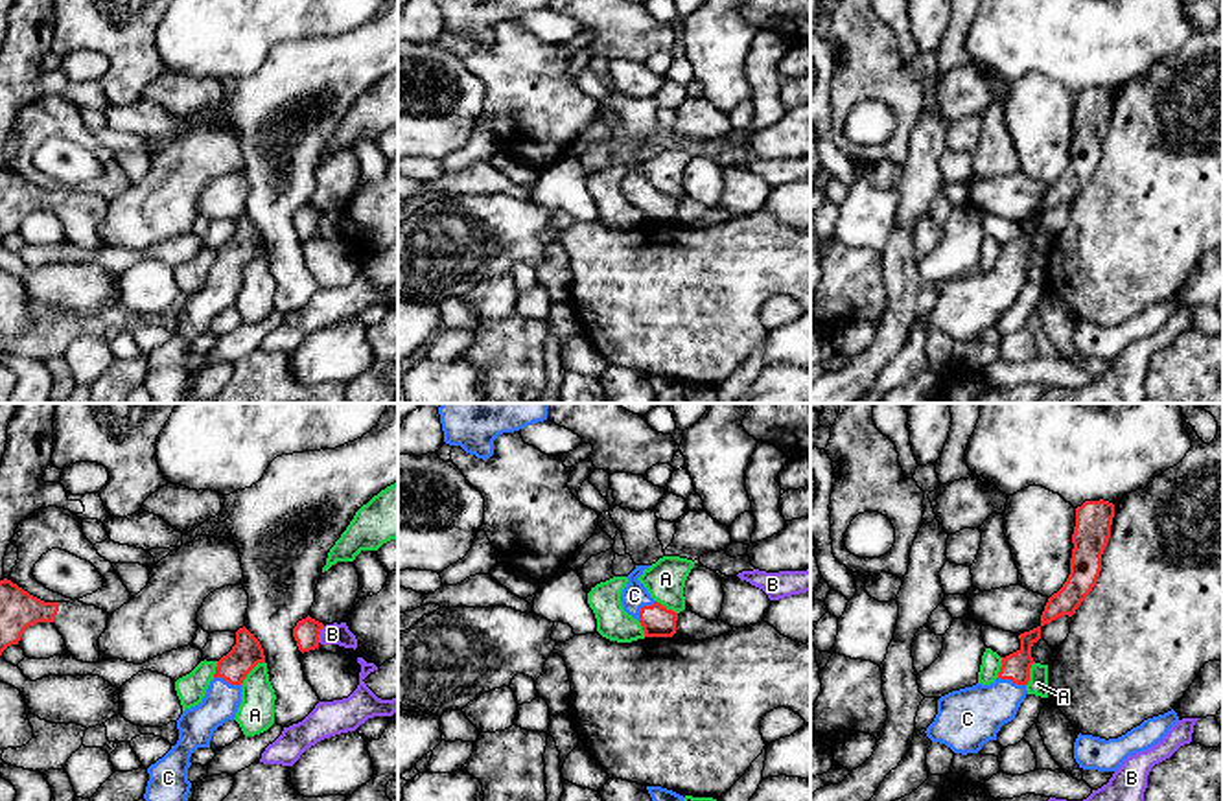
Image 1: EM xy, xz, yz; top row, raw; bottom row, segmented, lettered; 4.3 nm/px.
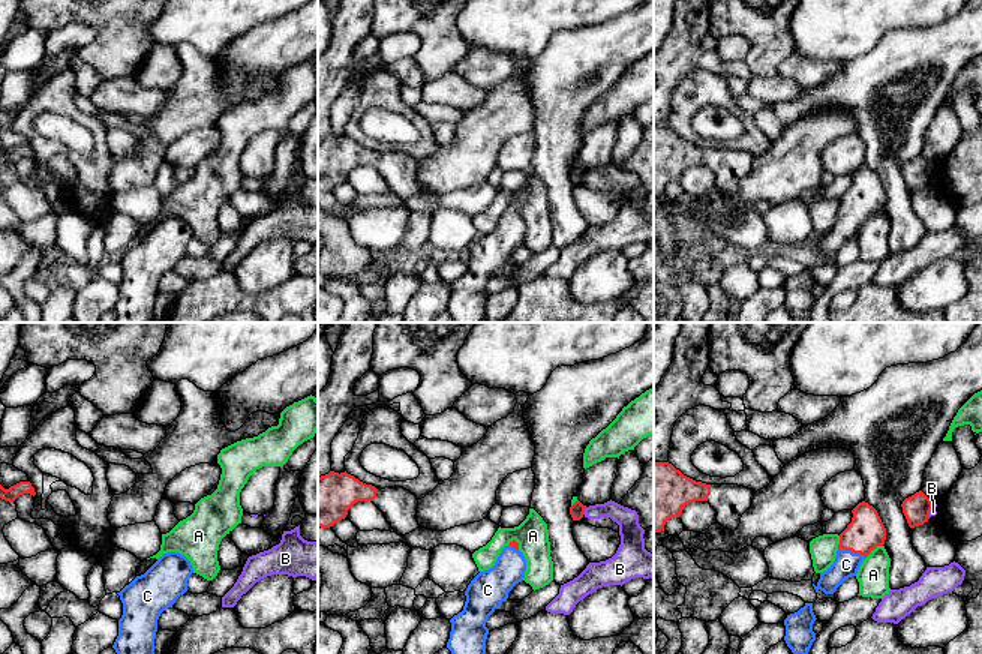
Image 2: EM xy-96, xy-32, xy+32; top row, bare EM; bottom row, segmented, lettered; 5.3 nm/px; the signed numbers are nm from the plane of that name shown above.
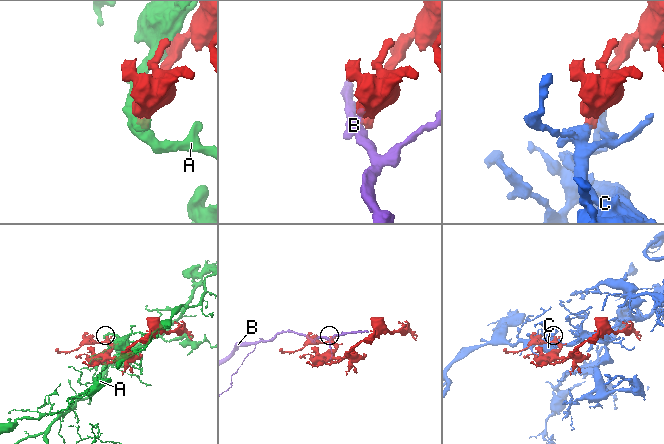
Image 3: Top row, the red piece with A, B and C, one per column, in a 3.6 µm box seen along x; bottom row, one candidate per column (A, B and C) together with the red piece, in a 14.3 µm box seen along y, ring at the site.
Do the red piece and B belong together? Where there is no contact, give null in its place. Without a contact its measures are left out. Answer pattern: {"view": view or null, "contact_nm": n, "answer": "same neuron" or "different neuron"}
{"view": "xy", "contact_nm": 80, "answer": "different neuron"}

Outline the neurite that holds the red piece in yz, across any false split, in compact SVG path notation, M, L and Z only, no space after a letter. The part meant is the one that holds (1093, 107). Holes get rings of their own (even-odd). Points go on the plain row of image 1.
M1103 87L1085 88L1076 96L1070 162L1063 175L1048 186L1041 214L1063 203L1072 204L1096 173L1101 158L1101 142L1111 125L1112 105L1114 92Z

